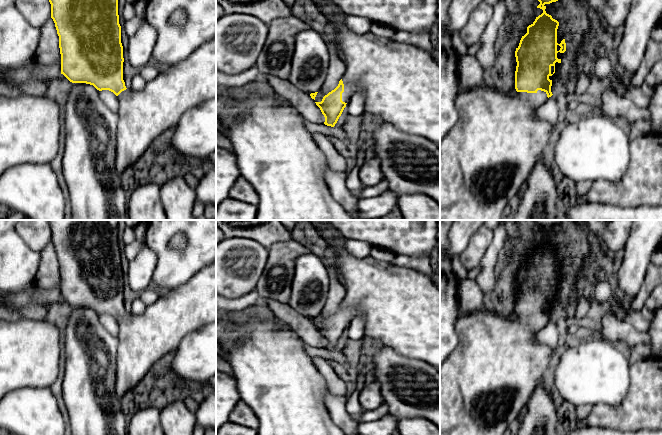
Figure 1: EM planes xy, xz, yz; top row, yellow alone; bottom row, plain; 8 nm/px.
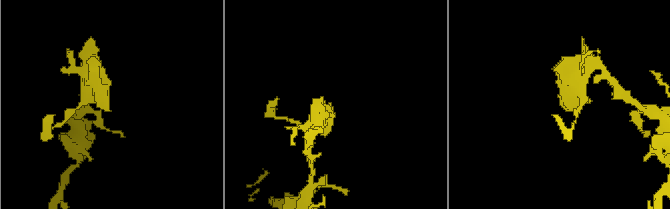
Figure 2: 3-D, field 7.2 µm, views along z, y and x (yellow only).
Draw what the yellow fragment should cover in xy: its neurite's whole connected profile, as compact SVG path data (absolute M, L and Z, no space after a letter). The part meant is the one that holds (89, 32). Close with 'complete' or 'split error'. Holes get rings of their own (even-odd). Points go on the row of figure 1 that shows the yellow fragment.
M49 0L49 2L51 18L59 36L61 74L72 83L90 84L99 91L109 90L117 96L119 110L115 167L120 175L143 155L158 136L169 129L174 129L186 111L206 100L216 98L216 38L200 46L186 60L160 71L158 76L147 82L142 90L134 91L127 88L123 80L124 58L118 0Z; split error

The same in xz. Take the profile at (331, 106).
M323 5L322 7L317 8L327 19L328 19L328 33L332 33L334 40L337 44L338 54L342 61L345 64L345 72L342 79L339 81L338 86L325 95L321 102L315 102L316 105L320 108L322 114L325 117L324 124L327 126L334 127L337 123L339 117L341 116L344 108L346 107L347 102L350 100L351 96L354 93L362 92L364 94L364 114L375 121L386 121L391 123L399 130L406 132L408 134L418 135L424 137L440 146L440 64L437 63L434 58L425 50L415 47L410 44L400 43L393 41L389 38L379 37L373 33L366 32L363 34L358 34L353 32L346 24L346 16L334 5Z; split error

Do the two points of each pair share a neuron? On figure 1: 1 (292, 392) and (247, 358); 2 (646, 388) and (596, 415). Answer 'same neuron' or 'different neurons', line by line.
1: same neuron
2: same neuron

